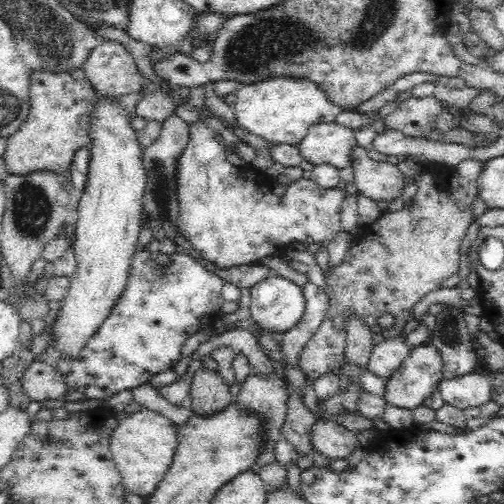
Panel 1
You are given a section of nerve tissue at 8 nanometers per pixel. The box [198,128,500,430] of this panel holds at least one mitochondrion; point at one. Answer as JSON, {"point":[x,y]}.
{"point":[450,334]}

